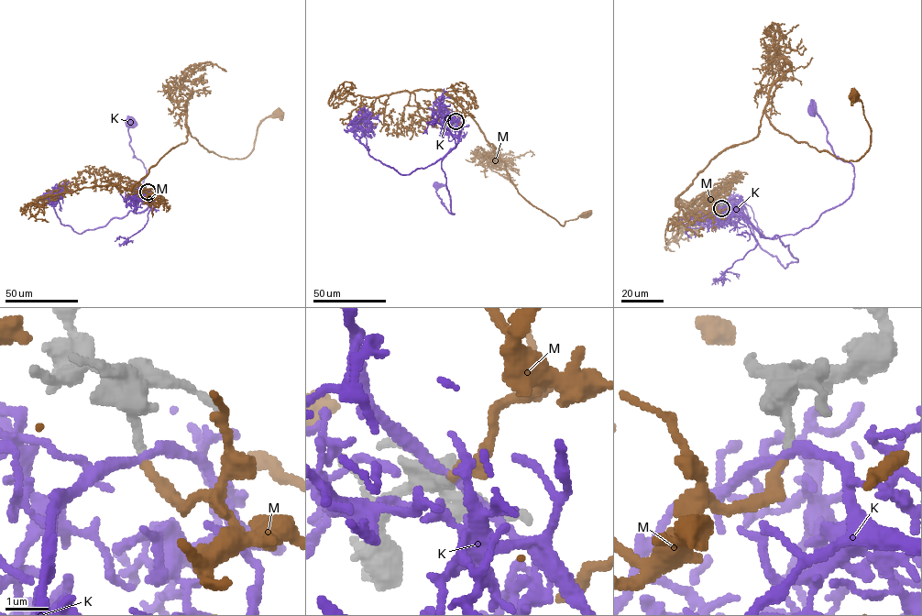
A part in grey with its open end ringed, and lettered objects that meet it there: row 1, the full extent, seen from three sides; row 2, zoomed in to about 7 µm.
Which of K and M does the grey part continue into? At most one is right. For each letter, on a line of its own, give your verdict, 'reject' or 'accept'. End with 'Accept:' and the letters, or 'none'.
K: reject
M: accept
Accept: M

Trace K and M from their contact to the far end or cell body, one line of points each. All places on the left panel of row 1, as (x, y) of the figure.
K: (148, 192), (151, 195), (149, 205), (135, 213), (142, 192), (146, 169), (134, 156), (127, 123)
M: (148, 192), (137, 183), (126, 189), (187, 140), (186, 124), (209, 151), (243, 159), (258, 125), (277, 112)

